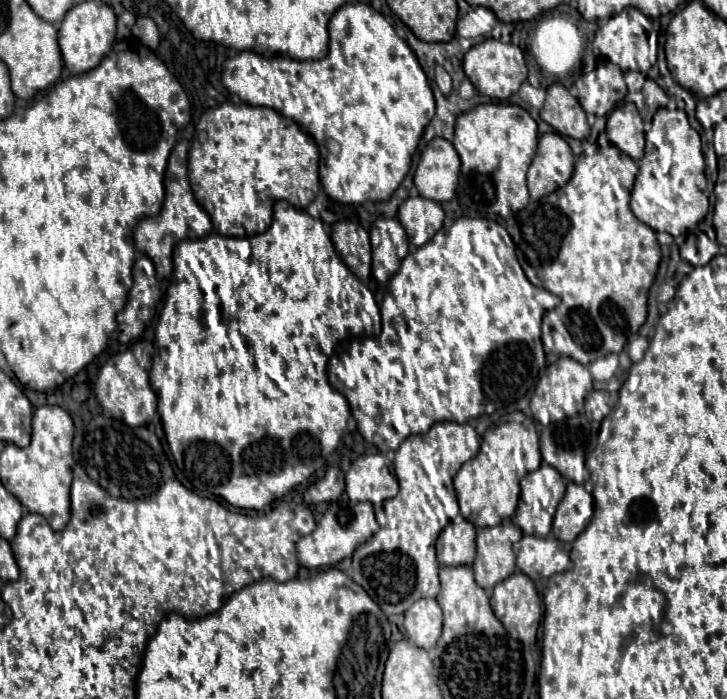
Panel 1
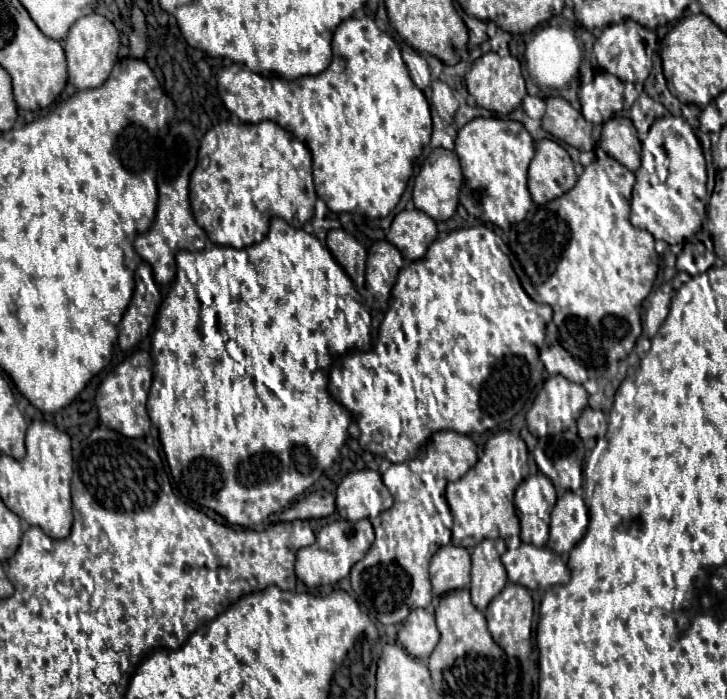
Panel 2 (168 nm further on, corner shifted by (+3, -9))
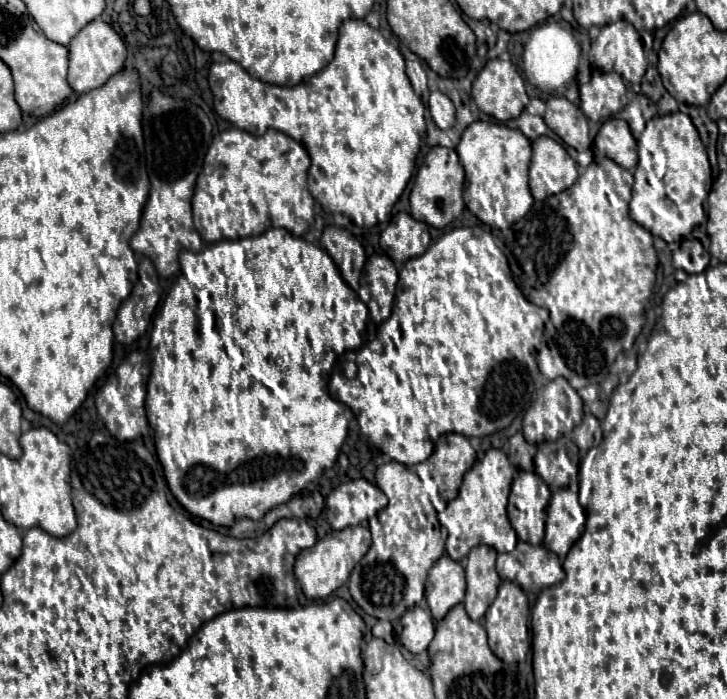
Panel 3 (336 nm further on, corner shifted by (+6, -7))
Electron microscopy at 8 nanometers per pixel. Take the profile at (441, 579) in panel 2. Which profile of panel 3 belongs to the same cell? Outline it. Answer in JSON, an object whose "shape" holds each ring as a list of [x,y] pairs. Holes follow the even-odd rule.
{"shape":[[[441,556],[429,570],[425,596],[433,618],[435,620],[443,618],[449,608],[463,602],[463,596],[465,596],[463,566],[449,556]]]}

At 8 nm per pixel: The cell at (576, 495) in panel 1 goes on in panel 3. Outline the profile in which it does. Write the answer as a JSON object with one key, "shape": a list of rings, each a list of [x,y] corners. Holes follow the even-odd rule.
{"shape":[[[569,488],[557,490],[547,508],[543,546],[553,550],[561,560],[585,530],[585,508]]]}

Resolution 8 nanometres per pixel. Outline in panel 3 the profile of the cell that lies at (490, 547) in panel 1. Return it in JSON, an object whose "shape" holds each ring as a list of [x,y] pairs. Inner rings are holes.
{"shape":[[[475,546],[465,562],[467,574],[467,592],[465,592],[465,610],[473,620],[481,620],[489,604],[497,596],[501,578],[495,570],[497,550],[493,546]]]}

